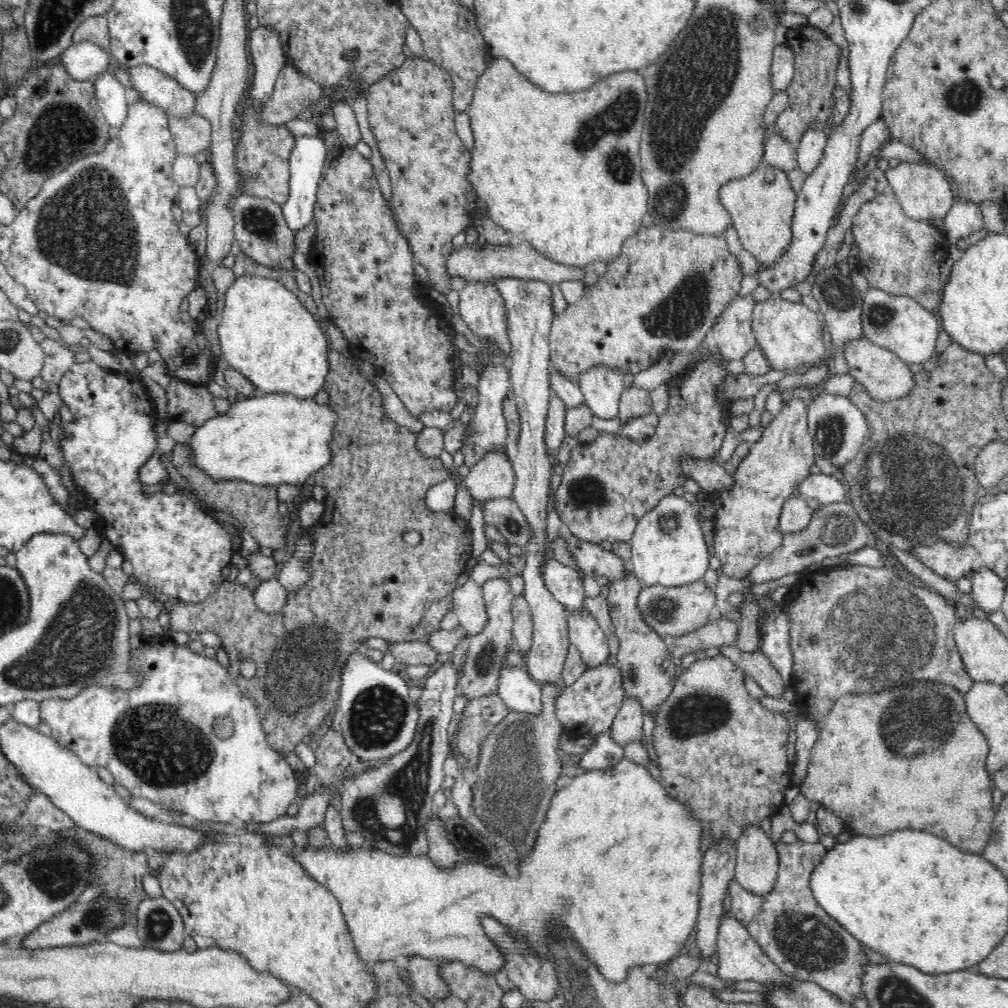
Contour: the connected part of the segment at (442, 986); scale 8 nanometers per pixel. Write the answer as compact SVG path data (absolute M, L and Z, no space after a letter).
M422 956L408 957L408 979L415 991L428 1000L444 999L451 996L448 985L438 973L438 963Z

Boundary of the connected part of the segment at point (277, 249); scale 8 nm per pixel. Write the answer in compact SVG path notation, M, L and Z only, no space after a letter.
M242 193L234 200L233 212L234 236L241 252L262 266L285 268L294 273L295 234L288 228L282 207L268 199Z

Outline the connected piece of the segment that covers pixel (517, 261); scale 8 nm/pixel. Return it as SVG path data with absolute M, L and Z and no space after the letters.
M523 241L516 247L509 245L497 247L462 247L453 250L446 261L446 272L451 278L464 278L467 282L490 282L500 278L518 278L524 281L542 281L553 286L564 280L581 280L584 270L578 267L568 266L554 262L548 257L542 256L531 244Z

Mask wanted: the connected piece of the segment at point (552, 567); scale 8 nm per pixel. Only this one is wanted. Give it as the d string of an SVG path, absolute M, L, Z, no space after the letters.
M550 558L542 568L543 578L554 599L574 614L585 608L586 594L580 574L576 570Z

